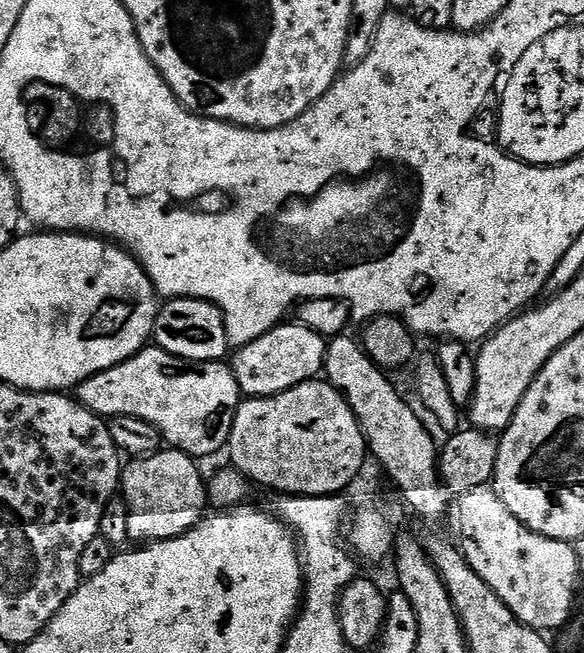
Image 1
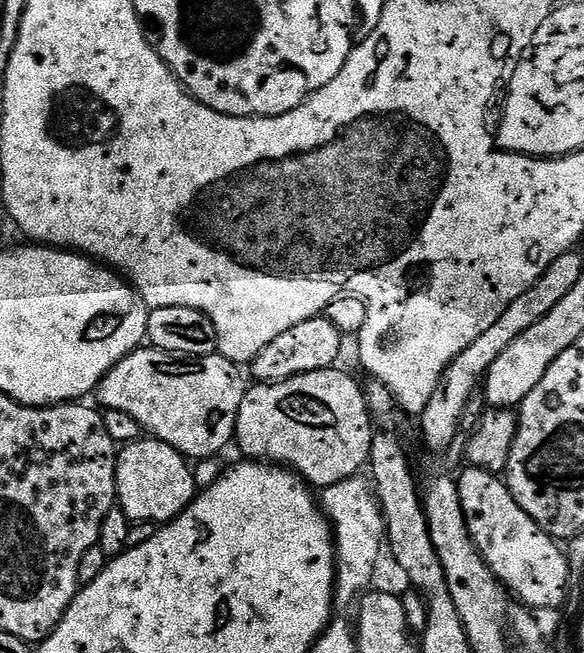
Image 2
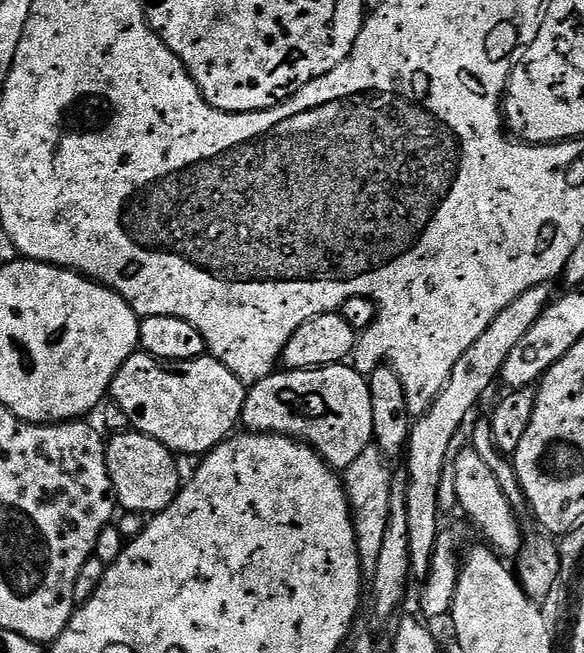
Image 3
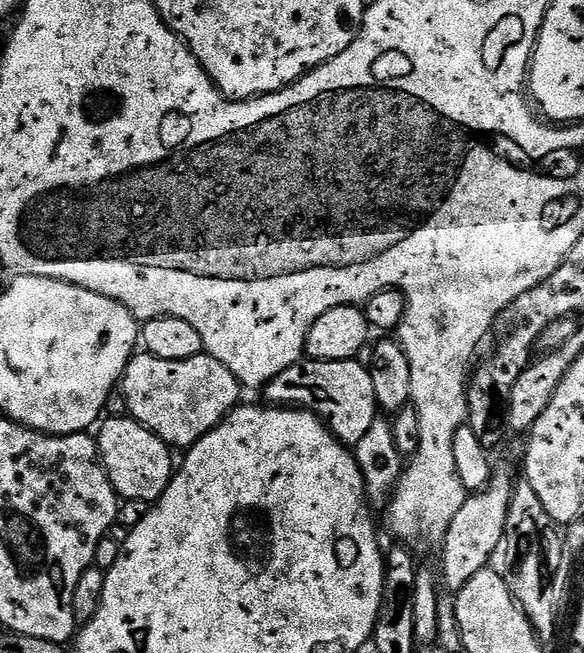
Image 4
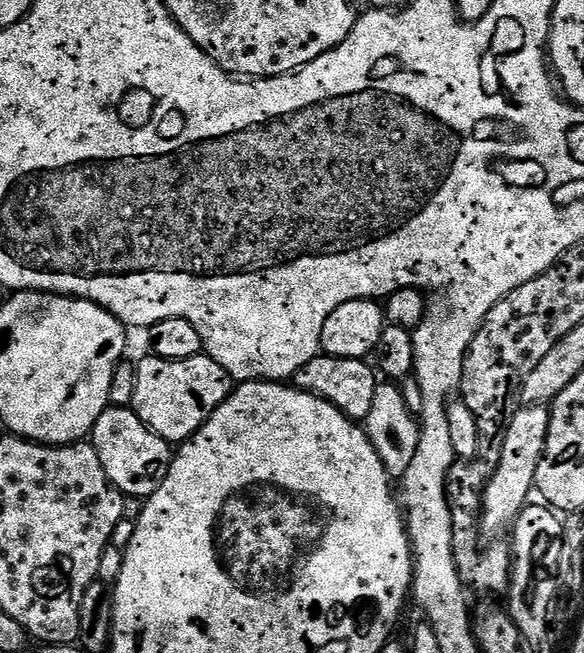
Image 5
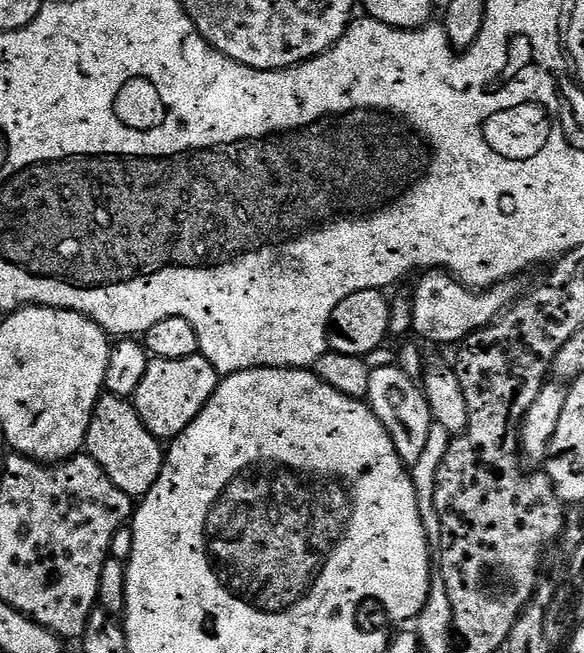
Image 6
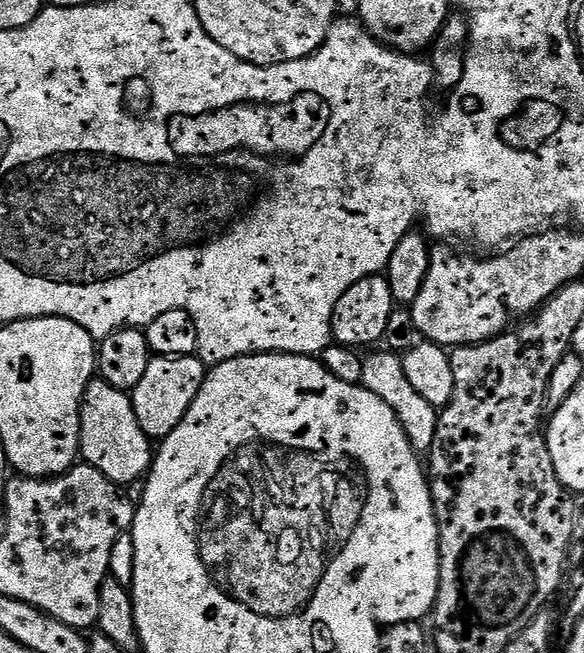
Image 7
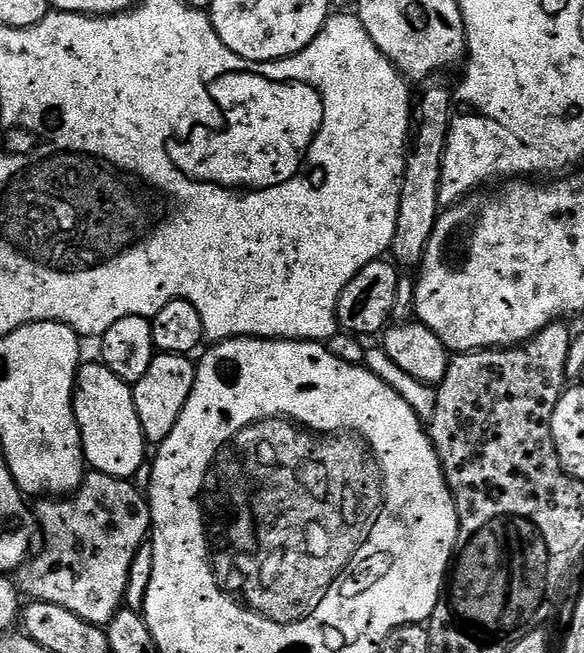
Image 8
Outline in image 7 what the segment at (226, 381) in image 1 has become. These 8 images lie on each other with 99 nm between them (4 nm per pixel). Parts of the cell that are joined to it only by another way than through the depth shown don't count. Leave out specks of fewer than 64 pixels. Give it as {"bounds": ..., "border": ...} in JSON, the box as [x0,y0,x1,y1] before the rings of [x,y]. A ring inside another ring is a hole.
{"bounds":[130,355,206,442],"border":[[[199,355],[195,356],[157,356],[146,366],[146,375],[130,395],[134,414],[138,418],[138,426],[148,435],[149,441],[159,442],[176,427],[190,410],[194,398],[198,398],[198,390],[202,390],[202,382],[206,375],[206,365]]]}

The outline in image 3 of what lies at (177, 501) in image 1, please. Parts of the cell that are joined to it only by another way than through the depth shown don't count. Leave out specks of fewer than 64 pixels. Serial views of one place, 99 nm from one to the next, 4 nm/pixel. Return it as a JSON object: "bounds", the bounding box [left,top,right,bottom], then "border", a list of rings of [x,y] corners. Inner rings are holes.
{"bounds":[106,430,182,514],"border":[[[135,430],[115,433],[107,445],[106,466],[117,505],[123,511],[155,514],[174,502],[182,477],[177,457],[166,445]]]}

